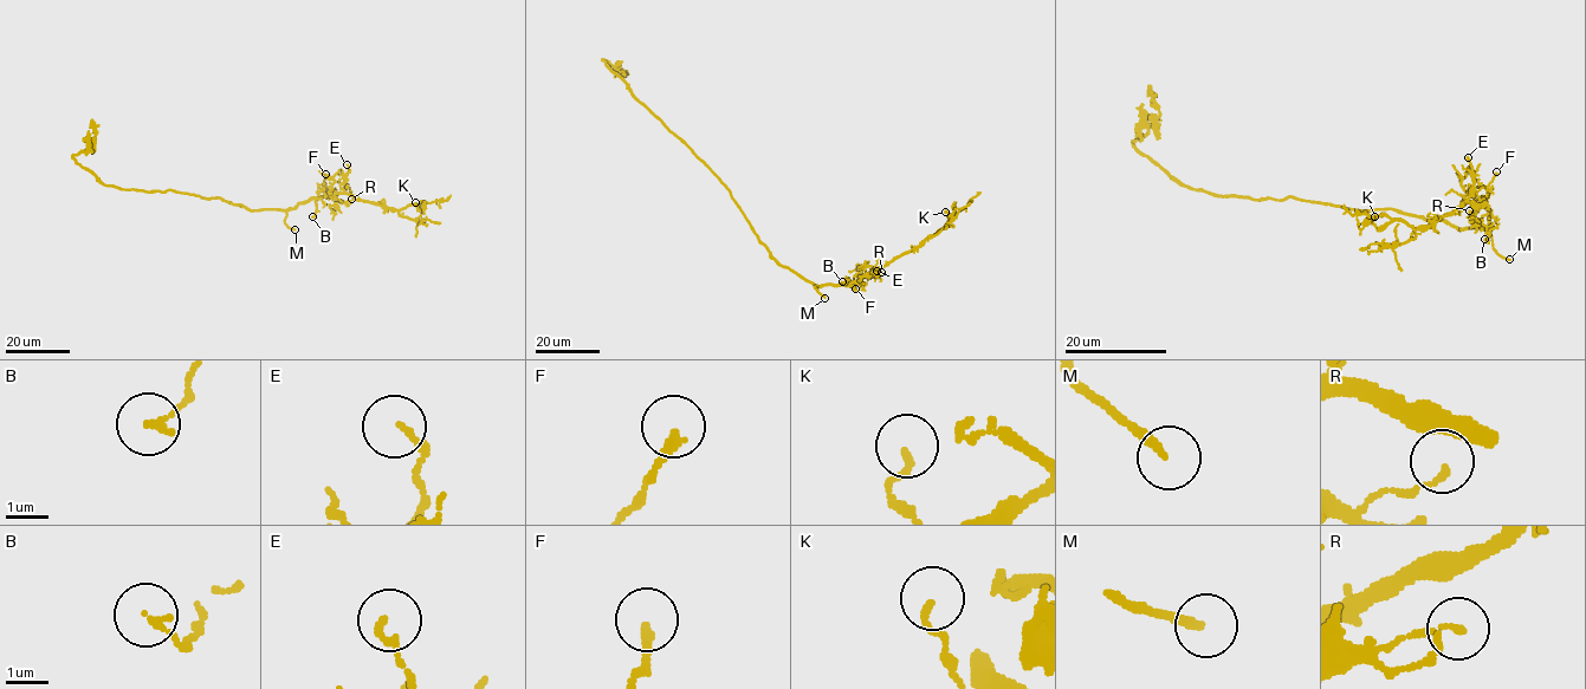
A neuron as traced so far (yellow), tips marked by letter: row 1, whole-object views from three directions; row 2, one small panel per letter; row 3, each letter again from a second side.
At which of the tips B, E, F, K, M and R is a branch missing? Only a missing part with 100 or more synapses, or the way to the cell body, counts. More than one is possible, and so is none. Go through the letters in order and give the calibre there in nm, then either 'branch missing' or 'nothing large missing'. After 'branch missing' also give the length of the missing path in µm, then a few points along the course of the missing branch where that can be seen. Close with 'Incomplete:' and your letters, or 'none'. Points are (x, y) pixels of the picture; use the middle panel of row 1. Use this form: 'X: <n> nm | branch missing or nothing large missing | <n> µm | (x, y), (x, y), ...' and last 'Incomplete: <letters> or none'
B: 160 nm | nothing large missing
E: 130 nm | nothing large missing
F: 220 nm | nothing large missing
K: 140 nm | nothing large missing
M: 220 nm | branch missing | 40 µm | (824, 298), (836, 303), (867, 305), (910, 283), (926, 285), (926, 290)
R: 100 nm | nothing large missing
Incomplete: M

